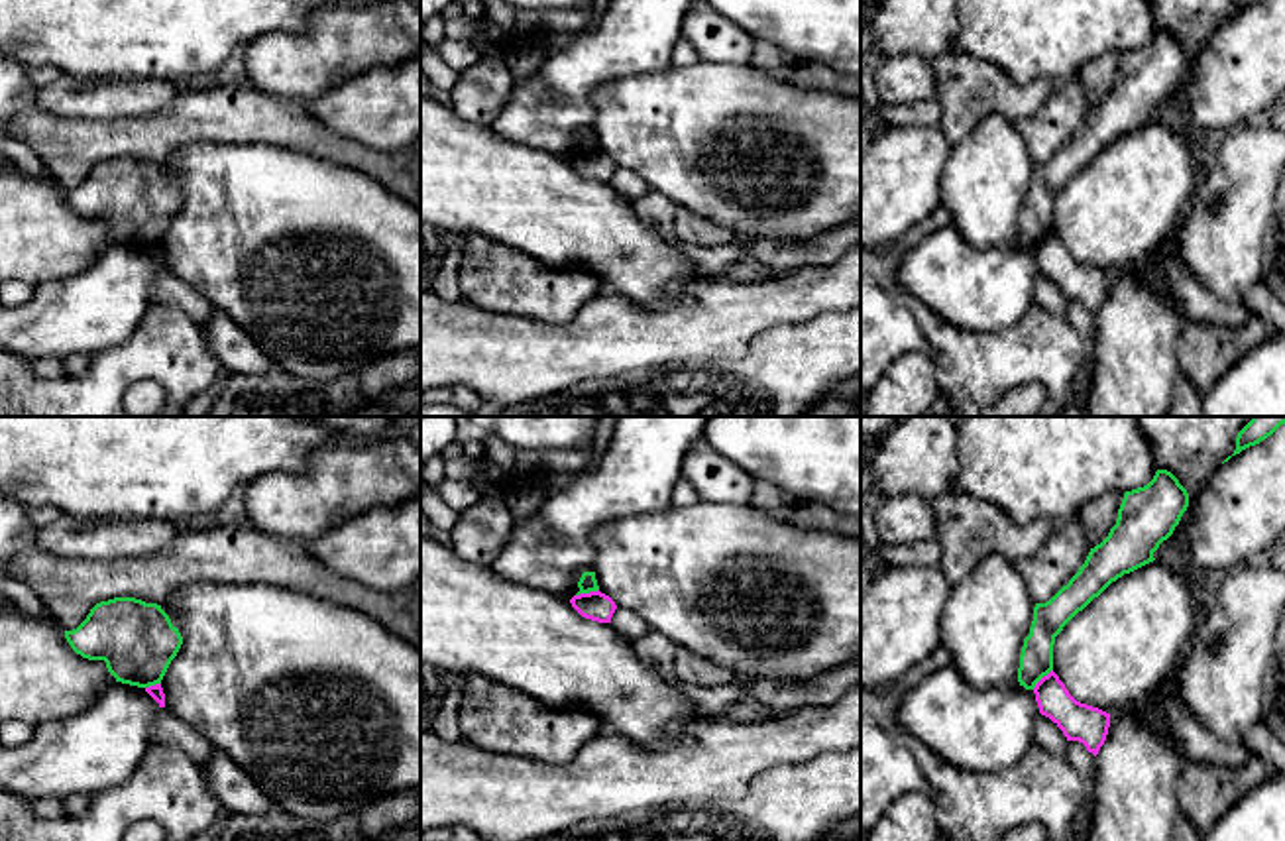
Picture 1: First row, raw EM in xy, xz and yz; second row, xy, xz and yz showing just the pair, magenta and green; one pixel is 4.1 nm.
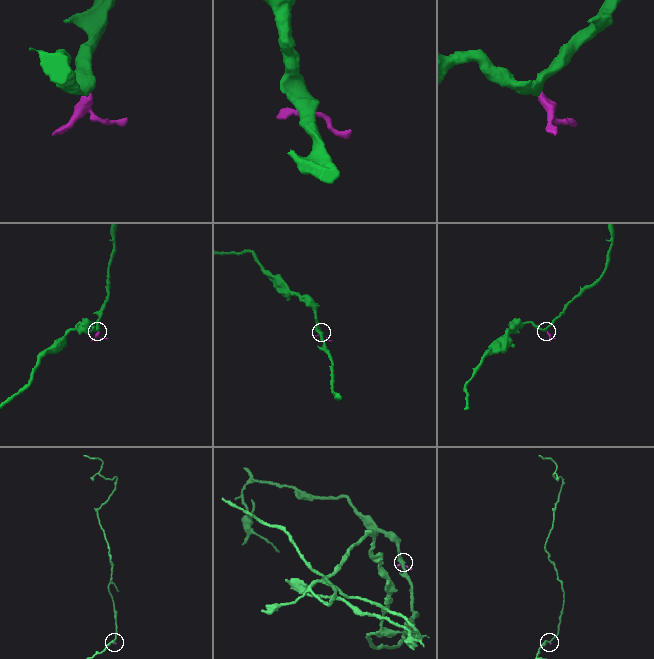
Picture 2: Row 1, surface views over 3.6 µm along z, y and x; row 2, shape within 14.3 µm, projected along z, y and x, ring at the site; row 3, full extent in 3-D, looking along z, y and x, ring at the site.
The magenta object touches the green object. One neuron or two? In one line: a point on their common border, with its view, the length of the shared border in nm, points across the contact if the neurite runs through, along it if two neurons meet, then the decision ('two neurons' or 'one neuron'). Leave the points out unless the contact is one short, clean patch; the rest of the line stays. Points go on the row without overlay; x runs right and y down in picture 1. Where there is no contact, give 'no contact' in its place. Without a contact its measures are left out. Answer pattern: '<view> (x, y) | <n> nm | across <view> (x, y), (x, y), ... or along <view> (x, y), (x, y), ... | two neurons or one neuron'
xz (586, 154) | 100 nm | along xz (598, 148), (576, 156) | two neurons

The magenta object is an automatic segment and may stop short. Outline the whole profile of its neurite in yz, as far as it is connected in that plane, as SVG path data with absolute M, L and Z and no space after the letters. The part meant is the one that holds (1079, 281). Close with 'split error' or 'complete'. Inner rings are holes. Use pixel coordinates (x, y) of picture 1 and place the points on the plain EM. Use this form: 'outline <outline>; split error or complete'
outline M1053 230L1035 244L1034 253L1039 273L1049 277L1067 301L1079 301L1098 314L1108 295L1110 273L1077 261Z; complete

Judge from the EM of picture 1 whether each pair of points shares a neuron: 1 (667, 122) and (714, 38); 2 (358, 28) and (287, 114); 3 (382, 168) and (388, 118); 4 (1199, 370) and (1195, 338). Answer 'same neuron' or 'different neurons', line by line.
1: different neurons
2: different neurons
3: different neurons
4: same neuron

